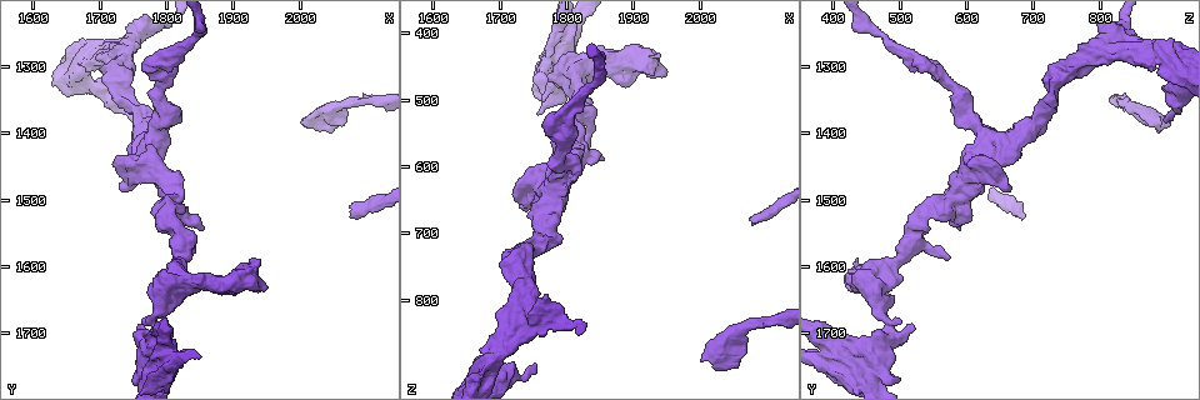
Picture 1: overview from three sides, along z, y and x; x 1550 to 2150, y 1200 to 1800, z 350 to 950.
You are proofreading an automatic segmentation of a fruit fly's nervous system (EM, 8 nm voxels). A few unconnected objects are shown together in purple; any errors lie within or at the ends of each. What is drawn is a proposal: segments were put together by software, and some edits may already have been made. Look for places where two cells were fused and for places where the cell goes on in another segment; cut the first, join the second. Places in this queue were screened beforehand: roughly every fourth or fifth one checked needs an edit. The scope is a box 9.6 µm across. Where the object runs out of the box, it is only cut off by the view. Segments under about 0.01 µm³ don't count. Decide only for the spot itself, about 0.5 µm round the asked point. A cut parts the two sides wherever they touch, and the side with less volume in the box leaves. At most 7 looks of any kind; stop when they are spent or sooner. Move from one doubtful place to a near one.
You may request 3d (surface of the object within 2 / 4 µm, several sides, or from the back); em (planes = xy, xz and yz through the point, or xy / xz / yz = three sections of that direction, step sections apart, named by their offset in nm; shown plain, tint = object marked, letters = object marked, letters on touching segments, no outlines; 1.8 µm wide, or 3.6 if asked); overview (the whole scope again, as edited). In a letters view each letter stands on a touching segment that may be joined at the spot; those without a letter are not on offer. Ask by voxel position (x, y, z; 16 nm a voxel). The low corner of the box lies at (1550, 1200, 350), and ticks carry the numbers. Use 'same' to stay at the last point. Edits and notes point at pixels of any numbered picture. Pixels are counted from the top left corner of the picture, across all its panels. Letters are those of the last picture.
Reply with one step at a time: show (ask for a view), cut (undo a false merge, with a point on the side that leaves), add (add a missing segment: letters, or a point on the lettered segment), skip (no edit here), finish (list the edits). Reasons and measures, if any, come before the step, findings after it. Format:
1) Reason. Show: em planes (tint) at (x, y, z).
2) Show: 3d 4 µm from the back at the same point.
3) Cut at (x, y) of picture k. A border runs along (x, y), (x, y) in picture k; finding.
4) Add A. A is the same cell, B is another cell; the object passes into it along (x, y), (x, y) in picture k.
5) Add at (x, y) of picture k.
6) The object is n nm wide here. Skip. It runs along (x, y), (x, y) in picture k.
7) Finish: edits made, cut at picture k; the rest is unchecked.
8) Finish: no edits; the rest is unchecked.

A narrow waist. Show: 3d 4 µm at (1830, 1630, 450).

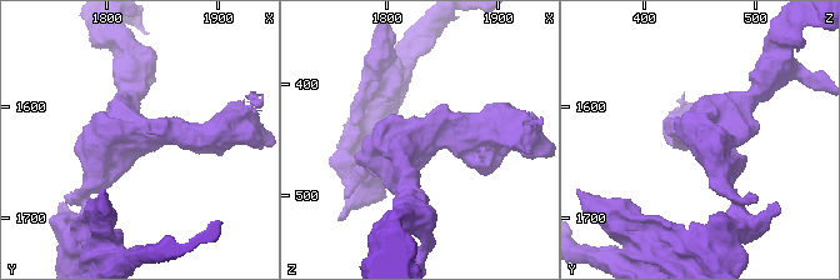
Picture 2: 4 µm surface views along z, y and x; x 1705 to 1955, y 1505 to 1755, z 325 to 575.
4 arms meet here; shape alone is not enough. Show: em 3.6 µm planes (tint) at (1826, 1628, 452).

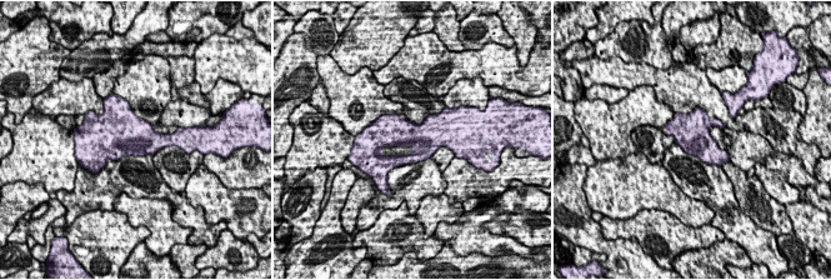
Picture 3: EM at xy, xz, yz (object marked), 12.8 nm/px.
What lies round it. Show: em 3.6 µm planes (letters) at the same point.

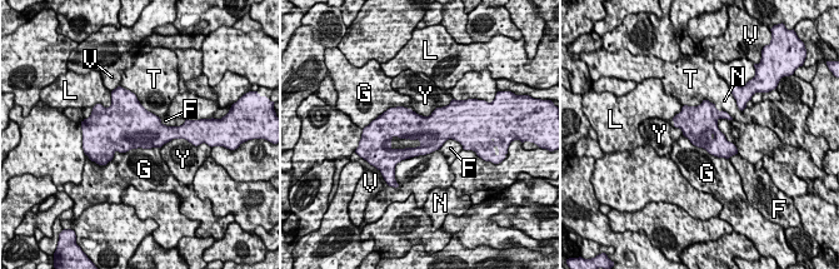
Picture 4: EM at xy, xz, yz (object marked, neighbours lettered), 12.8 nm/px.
The object is 440 nm wide here. Skip. F, G, L, N, T, V and Y are other cells; a border runs along (159, 147), (116, 152), (108, 162) in picture 4; one cell here.

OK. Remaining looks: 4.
Branch point. Show: 3d 4 µm at (1780, 1745, 460).

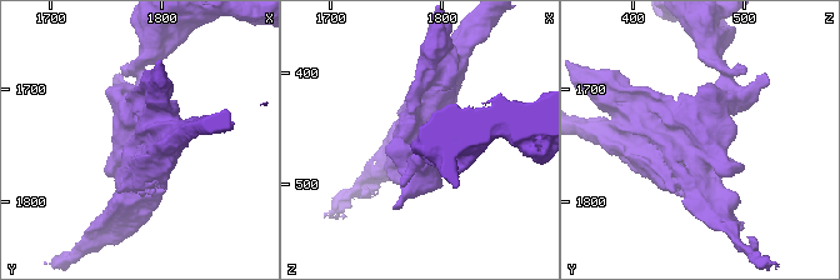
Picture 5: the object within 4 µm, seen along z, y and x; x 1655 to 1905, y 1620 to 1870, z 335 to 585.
Show: em 3.6 µm planes (letters) at (1778, 1744, 464).

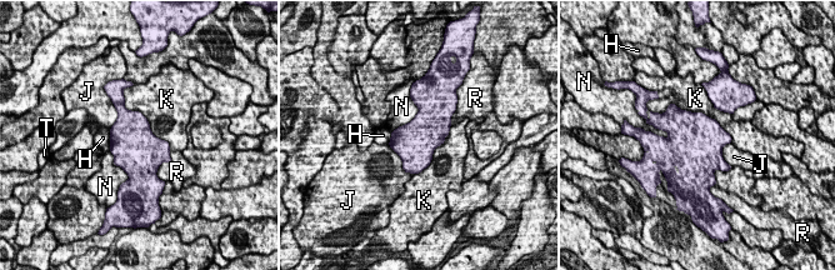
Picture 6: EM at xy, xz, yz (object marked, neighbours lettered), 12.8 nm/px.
The longest contact is with K, 900 nm. Skip. H, J, K, N, R and T are other cells; a border runs along (124, 100), (170, 151) in picture 6; all the same cell.

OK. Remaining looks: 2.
A fork. Show: 3d 4 µm from the back at (1810, 1505, 575).

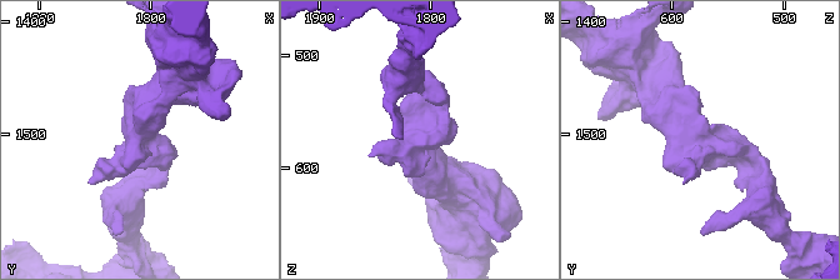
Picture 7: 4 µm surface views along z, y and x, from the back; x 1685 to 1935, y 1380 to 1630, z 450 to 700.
Show: em 3.6 µm planes (letters) at (1808, 1508, 576).

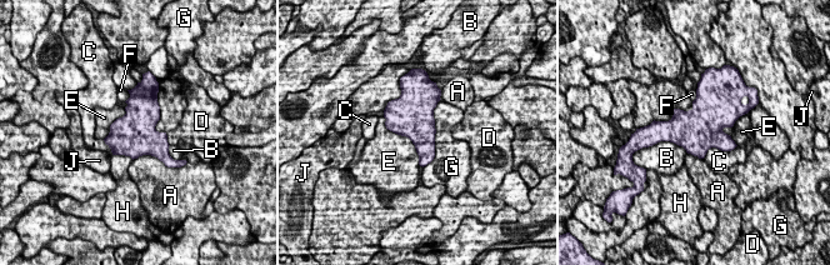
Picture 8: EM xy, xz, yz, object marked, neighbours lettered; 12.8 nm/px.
Skip. A, B, C, D, E, F, G, H and J are other cells; a border runs along (383, 116), (420, 165) in picture 8; all the same cell.

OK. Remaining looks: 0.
Finish: no edits; the rest is unchecked.

